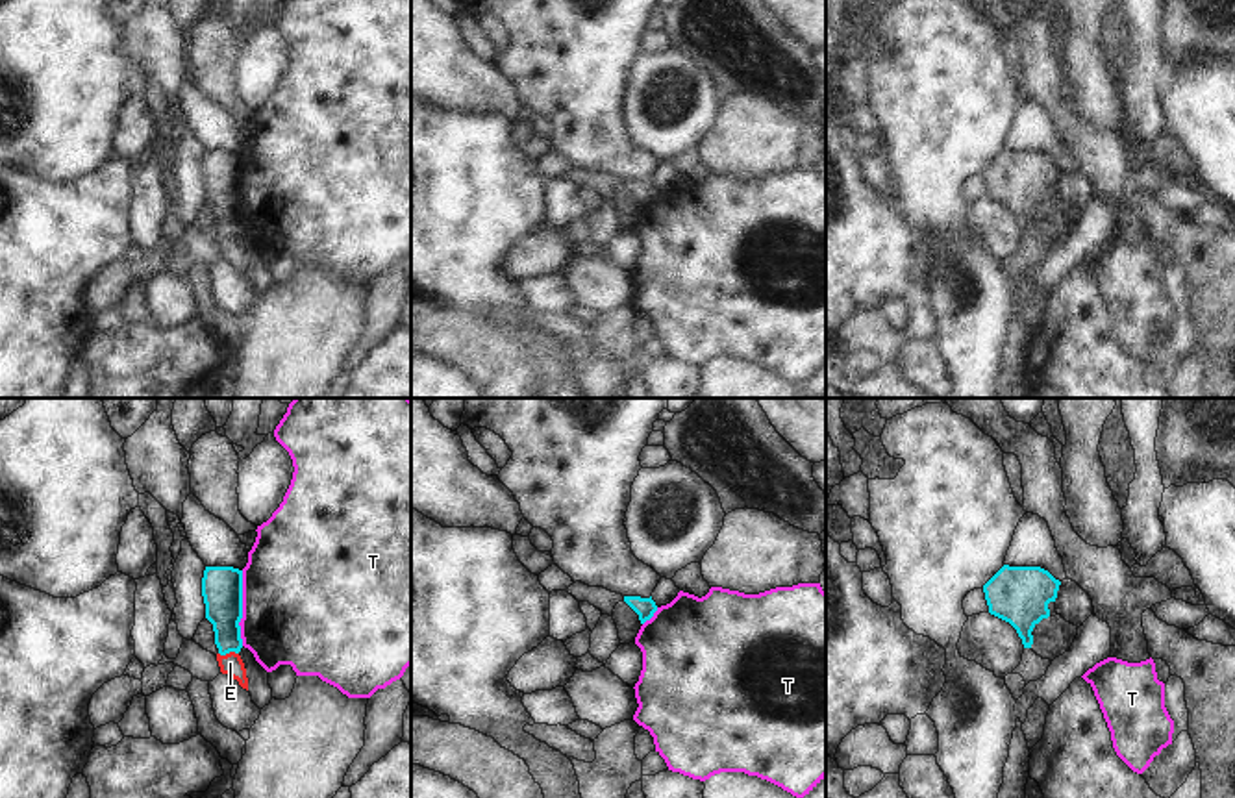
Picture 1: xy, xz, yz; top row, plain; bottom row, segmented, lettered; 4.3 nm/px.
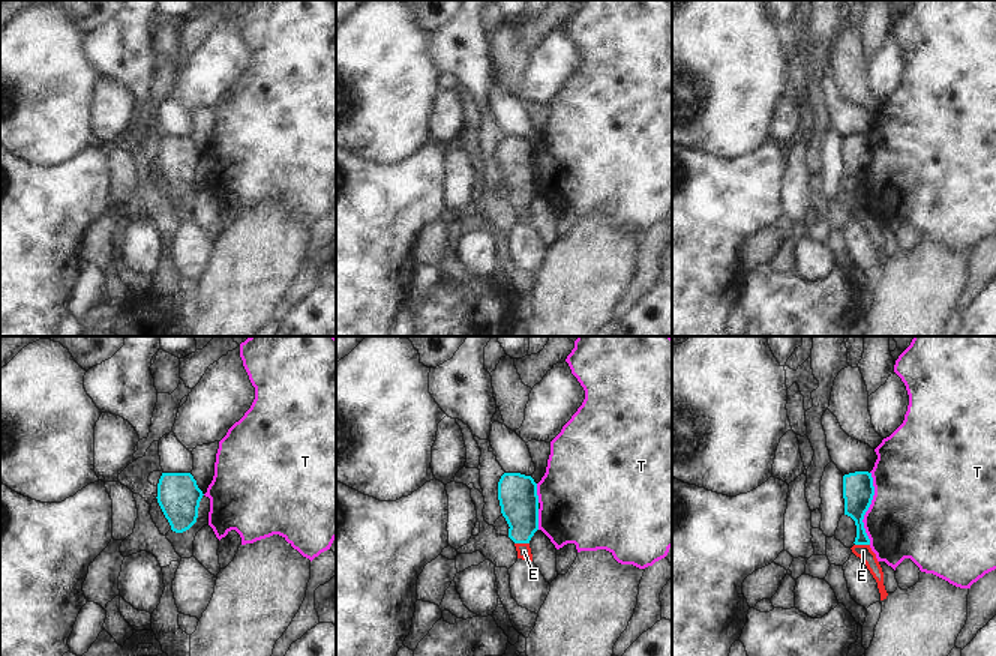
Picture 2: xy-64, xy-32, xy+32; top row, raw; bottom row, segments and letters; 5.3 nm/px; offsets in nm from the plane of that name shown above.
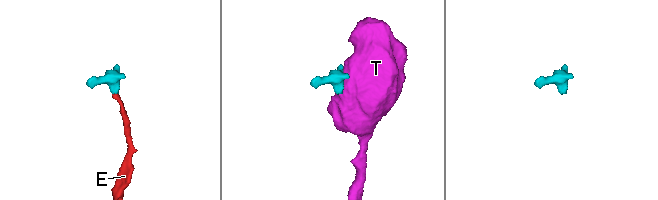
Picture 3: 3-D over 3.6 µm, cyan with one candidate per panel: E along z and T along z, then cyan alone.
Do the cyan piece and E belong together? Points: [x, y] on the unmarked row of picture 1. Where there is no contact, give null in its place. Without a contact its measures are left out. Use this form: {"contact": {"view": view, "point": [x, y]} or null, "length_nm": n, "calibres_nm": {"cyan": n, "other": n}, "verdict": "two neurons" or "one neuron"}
{"contact": {"view": "xy", "point": [228, 237]}, "length_nm": 90, "calibres_nm": {"cyan": 180, "other": 90}, "verdict": "one neuron"}

